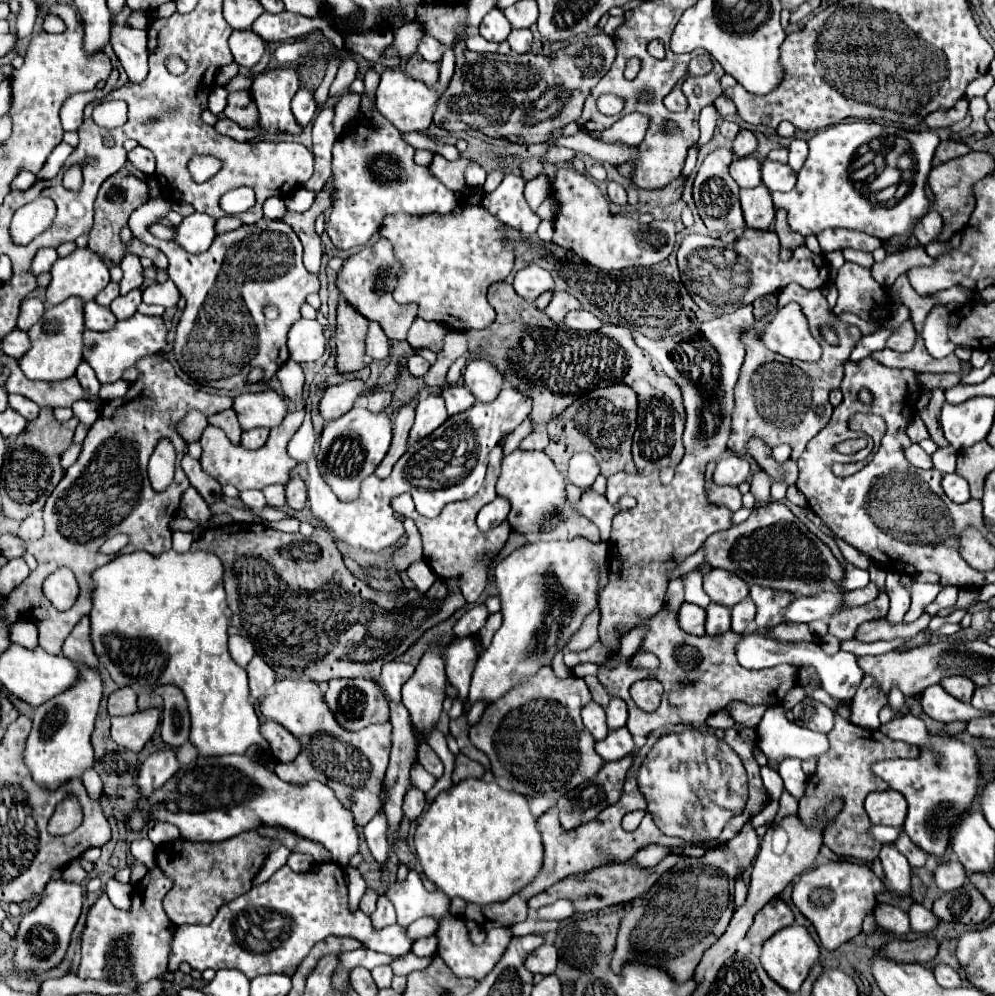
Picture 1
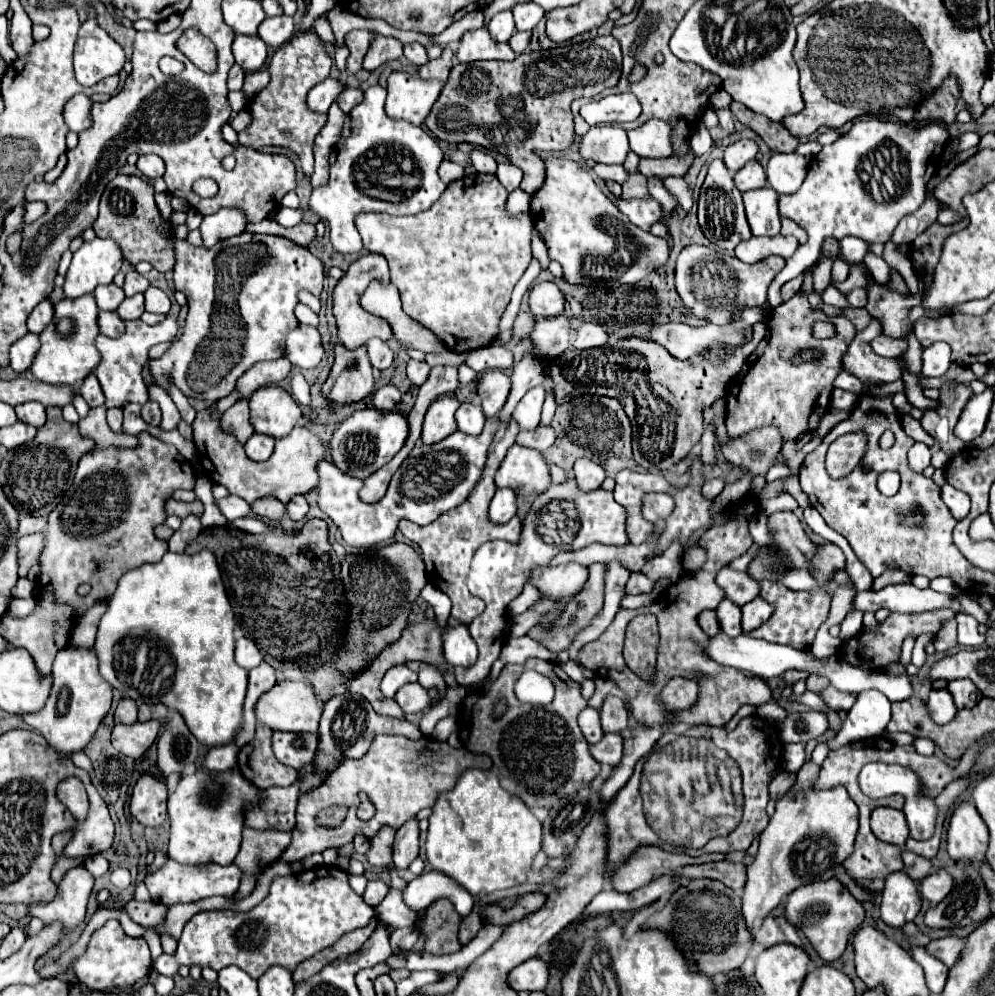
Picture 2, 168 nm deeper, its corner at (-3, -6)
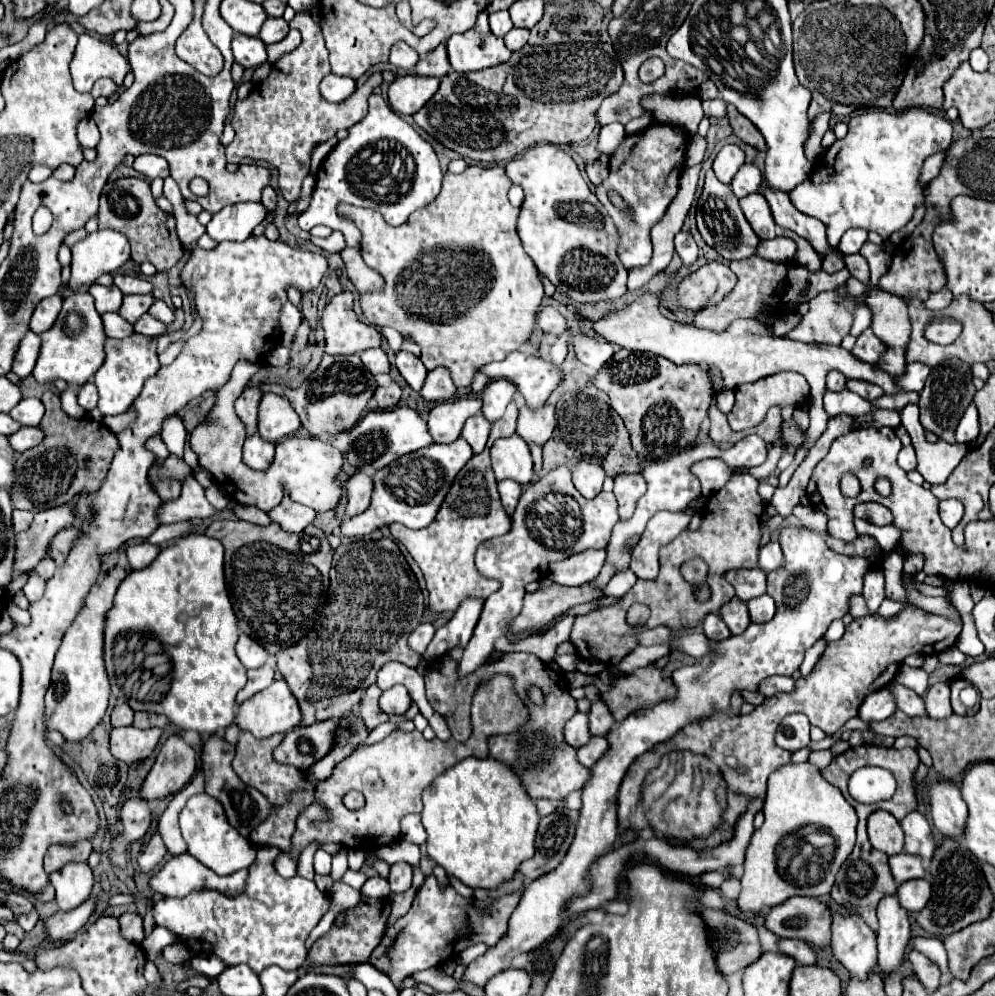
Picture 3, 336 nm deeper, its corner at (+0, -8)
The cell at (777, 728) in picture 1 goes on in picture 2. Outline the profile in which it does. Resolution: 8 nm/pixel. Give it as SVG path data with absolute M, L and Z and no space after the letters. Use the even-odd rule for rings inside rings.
M877 689L863 691L857 695L855 705L849 709L841 731L825 743L829 745L829 749L839 749L865 737L877 737L885 731L889 719L891 703L887 701L887 697L881 695L881 691Z

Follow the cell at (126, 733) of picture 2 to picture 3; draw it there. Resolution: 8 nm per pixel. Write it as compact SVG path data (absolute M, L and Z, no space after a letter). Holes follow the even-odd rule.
M120 727L110 731L110 751L116 759L132 765L150 757L154 747L158 745L162 729L136 729L136 727Z

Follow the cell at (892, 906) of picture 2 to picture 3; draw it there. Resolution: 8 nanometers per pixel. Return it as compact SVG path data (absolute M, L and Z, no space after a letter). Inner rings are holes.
M896 895L884 897L880 901L878 921L878 965L882 975L890 975L904 961L904 951L910 941L908 913L900 907Z

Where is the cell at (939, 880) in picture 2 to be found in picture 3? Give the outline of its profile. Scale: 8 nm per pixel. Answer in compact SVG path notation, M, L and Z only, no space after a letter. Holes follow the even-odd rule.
M912 879L898 887L896 897L906 911L922 911L932 895L932 883L926 879Z

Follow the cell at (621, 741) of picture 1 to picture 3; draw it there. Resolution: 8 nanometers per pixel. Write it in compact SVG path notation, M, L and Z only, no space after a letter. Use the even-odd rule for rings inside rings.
M590 737L590 741L578 749L578 761L590 769L606 753L606 749L608 749L606 737Z

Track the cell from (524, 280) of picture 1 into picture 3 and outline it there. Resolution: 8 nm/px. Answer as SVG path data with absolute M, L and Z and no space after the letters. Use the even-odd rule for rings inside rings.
M542 307L542 311L536 315L538 327L554 337L560 337L566 331L566 319L554 309L554 307Z

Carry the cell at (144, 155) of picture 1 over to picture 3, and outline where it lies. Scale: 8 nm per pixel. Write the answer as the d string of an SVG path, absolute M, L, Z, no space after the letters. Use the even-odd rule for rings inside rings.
M146 153L146 155L136 157L134 169L136 169L138 173L150 177L150 179L154 179L154 177L162 177L162 179L164 179L164 177L168 177L168 173L170 173L166 159L158 157L158 155L152 155L152 153Z

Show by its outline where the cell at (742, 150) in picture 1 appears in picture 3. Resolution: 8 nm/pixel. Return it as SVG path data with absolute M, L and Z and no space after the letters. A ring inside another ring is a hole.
M724 145L716 155L712 169L714 169L714 175L728 185L742 165L744 165L744 151L736 145Z

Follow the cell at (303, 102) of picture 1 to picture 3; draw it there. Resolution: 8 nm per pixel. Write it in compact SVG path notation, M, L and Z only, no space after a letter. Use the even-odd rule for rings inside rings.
M334 73L326 75L320 83L320 93L326 101L332 103L340 103L344 99L348 99L352 93L356 91L356 81L350 77L338 77Z

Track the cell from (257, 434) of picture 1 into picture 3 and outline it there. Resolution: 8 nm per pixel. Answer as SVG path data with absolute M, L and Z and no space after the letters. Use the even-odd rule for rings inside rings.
M258 433L250 435L244 443L244 463L256 471L268 469L274 459L274 443L264 441Z

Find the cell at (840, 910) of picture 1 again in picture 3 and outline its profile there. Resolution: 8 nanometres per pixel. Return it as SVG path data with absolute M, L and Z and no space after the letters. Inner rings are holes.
M794 897L774 907L764 927L780 939L800 939L812 947L824 947L830 943L832 911L818 899Z

